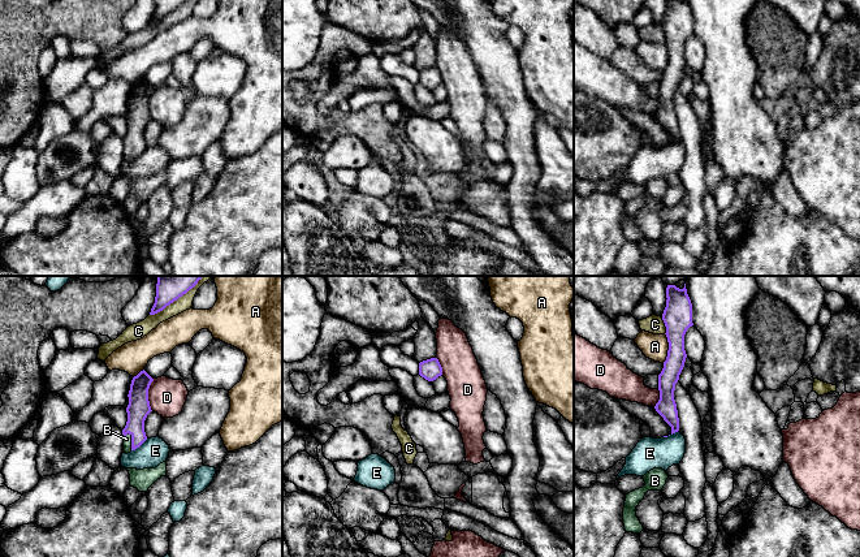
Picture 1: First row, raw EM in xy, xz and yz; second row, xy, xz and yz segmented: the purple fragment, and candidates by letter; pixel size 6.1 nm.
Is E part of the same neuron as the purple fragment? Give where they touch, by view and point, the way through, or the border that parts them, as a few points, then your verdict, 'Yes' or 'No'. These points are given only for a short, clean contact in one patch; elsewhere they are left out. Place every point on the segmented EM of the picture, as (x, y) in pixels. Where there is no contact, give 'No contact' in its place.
Touches purple at xy (139, 445). Boundary: xy (147, 439), (132, 450). No

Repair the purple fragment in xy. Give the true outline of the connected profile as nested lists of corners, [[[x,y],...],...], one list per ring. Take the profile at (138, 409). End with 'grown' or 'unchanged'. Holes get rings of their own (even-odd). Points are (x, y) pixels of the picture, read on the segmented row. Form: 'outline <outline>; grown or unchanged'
outline [[[143,370],[133,377],[126,407],[128,422],[122,429],[124,453],[139,448],[146,440],[144,420],[152,411],[148,401],[148,389],[154,379]]]; grown

